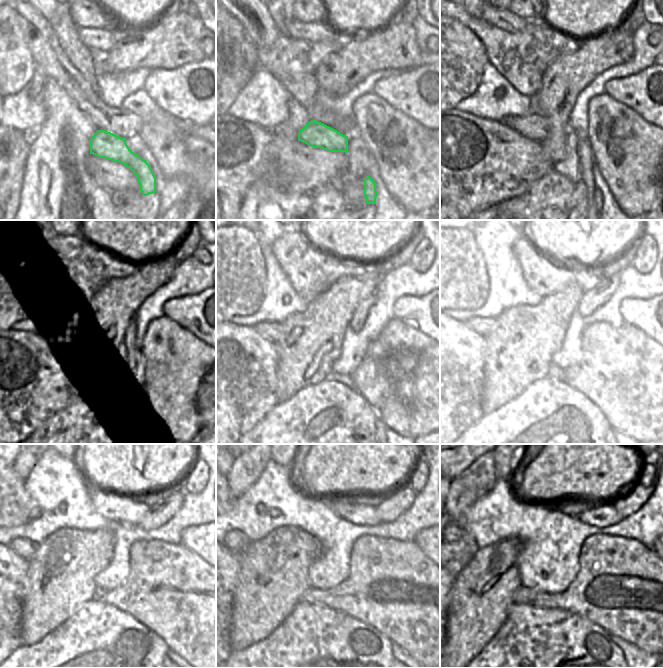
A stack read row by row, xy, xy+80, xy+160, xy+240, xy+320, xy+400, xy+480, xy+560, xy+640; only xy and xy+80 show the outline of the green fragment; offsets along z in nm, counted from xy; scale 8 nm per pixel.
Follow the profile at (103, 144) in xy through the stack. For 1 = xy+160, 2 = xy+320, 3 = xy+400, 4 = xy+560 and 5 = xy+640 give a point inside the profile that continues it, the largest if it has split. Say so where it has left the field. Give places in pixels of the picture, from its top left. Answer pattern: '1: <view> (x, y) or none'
1: xy+160 (534, 127)
2: xy+320 (272, 331)
3: xy+400 (483, 326)
4: xy+560 (237, 541)
5: xy+640 (460, 531)

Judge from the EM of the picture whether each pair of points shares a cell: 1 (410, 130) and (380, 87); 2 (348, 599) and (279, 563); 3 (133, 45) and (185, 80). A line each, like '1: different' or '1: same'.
1: different
2: different
3: different

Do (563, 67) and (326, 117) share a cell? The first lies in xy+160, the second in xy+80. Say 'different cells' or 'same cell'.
different cells

